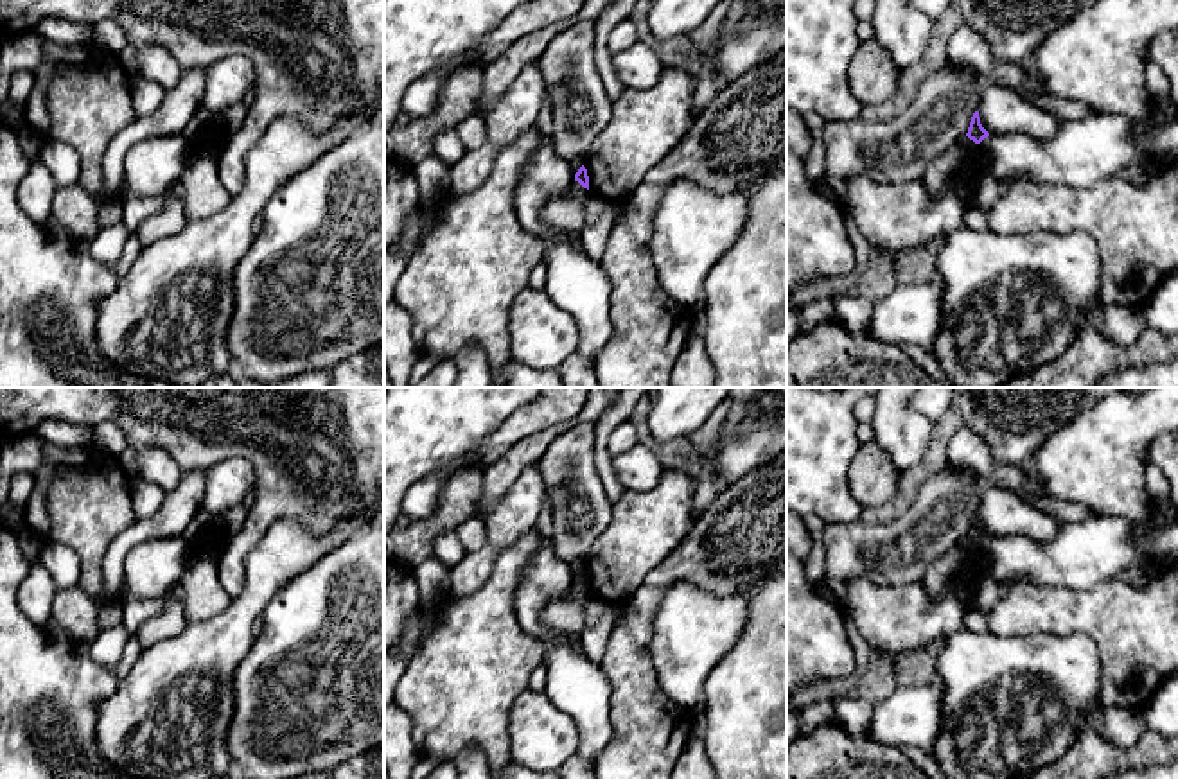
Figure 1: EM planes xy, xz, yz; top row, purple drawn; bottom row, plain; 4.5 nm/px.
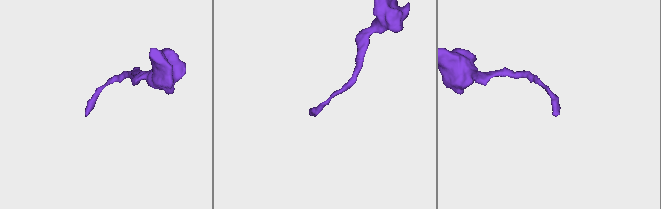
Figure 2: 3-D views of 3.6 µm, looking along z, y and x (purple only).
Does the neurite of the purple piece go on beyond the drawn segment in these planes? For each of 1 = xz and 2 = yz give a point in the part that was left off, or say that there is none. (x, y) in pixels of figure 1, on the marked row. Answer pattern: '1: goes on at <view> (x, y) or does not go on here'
1: does not go on here
2: does not go on here

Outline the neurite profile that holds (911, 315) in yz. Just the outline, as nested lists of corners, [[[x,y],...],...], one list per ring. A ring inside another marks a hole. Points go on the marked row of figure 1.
[[[937,276],[919,284],[898,284],[873,303],[866,337],[882,345],[918,345],[930,350],[941,330],[943,284]]]

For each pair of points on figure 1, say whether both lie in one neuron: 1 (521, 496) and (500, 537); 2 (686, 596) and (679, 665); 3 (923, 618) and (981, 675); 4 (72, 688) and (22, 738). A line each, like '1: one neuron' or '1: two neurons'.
1: one neuron
2: one neuron
3: two neurons
4: one neuron

